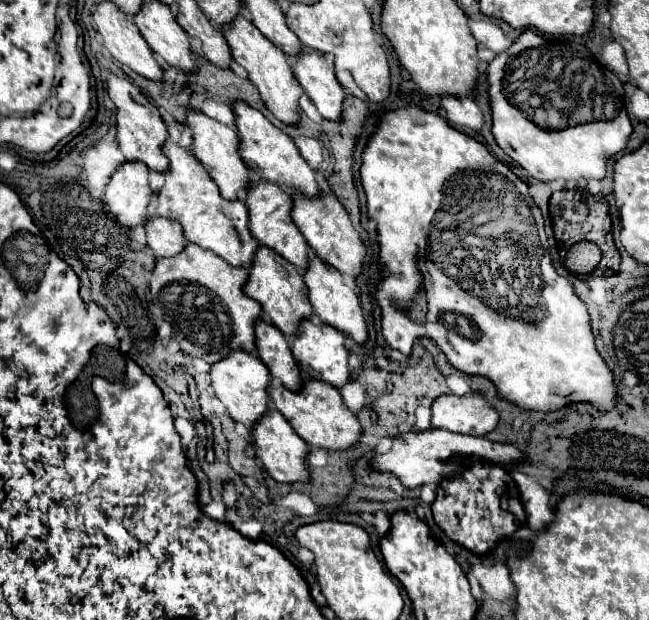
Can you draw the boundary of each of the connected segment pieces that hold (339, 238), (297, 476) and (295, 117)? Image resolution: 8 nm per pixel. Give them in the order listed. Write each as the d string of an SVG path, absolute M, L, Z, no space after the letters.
M323 193L321 197L309 199L295 195L295 207L293 207L293 221L303 231L303 237L307 239L309 247L317 257L321 257L325 263L335 267L339 273L349 275L353 281L361 275L363 259L365 259L365 245L359 239L359 233L353 229L347 211L339 203L339 199L333 193Z
M269 409L265 419L257 421L251 435L257 449L257 459L261 461L261 465L265 467L271 479L275 479L277 483L309 483L311 481L311 471L307 467L309 445L293 431L293 427L289 427L287 419L281 417L277 409Z
M243 15L237 17L235 23L231 23L227 29L223 29L225 39L231 47L233 59L247 71L249 81L259 89L261 99L265 103L265 107L285 125L297 125L299 123L299 97L303 95L303 87L299 85L299 81L295 81L293 69L289 65L287 55L275 47L269 39L265 39L265 35L261 35L261 31L257 31L257 27L245 19Z

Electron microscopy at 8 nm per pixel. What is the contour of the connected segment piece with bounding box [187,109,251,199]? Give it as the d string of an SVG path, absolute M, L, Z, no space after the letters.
M187 109L187 121L193 131L195 157L201 161L205 171L219 185L221 195L225 195L225 199L239 199L241 193L251 187L251 175L245 163L241 163L241 155L237 155L237 133L231 127L217 123L215 119L193 109Z

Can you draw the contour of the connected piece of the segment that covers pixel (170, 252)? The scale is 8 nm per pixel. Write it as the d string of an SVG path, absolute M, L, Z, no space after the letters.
M155 217L147 221L147 245L155 257L173 257L183 251L187 239L183 235L181 223L165 217Z

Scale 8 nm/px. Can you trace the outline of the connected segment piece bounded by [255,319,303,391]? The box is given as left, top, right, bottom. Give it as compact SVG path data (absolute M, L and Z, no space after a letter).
M263 319L255 323L255 335L257 335L257 355L269 367L271 375L283 381L287 389L299 391L303 387L301 369L293 359L293 353L285 335L277 331L273 323Z

